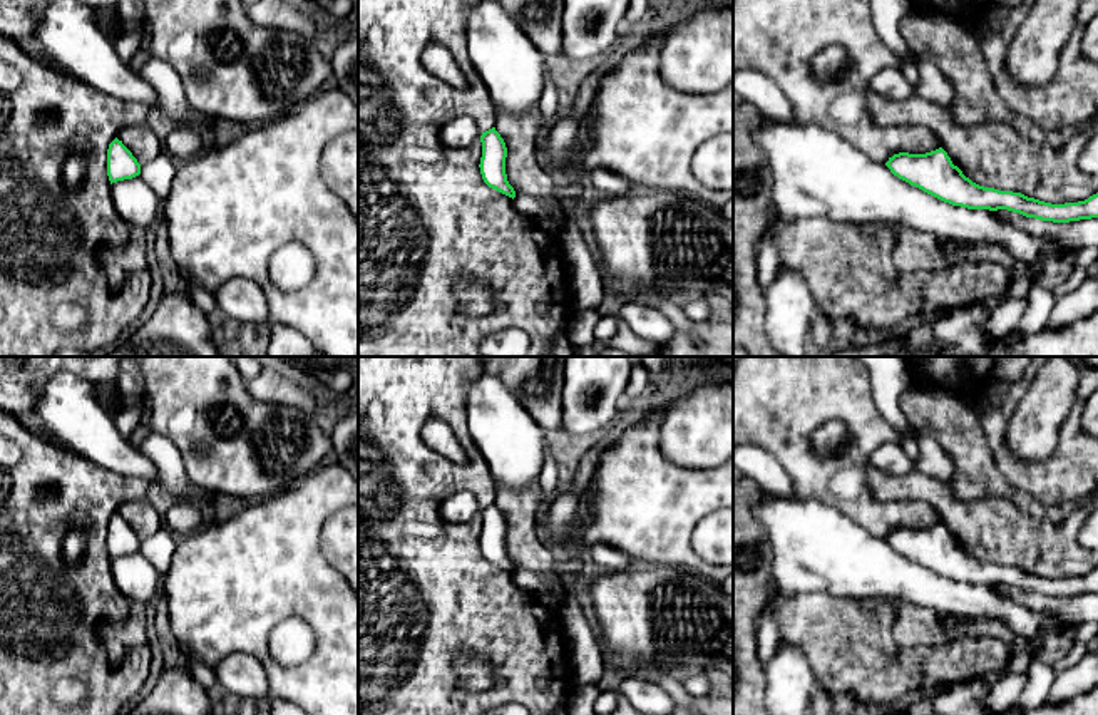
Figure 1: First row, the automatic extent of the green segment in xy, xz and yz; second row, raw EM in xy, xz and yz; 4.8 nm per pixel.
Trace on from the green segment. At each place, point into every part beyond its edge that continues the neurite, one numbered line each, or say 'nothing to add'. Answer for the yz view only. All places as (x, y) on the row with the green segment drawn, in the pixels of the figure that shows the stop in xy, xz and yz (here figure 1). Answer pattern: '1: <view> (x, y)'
nothing to add

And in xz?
1: xz (462, 131)

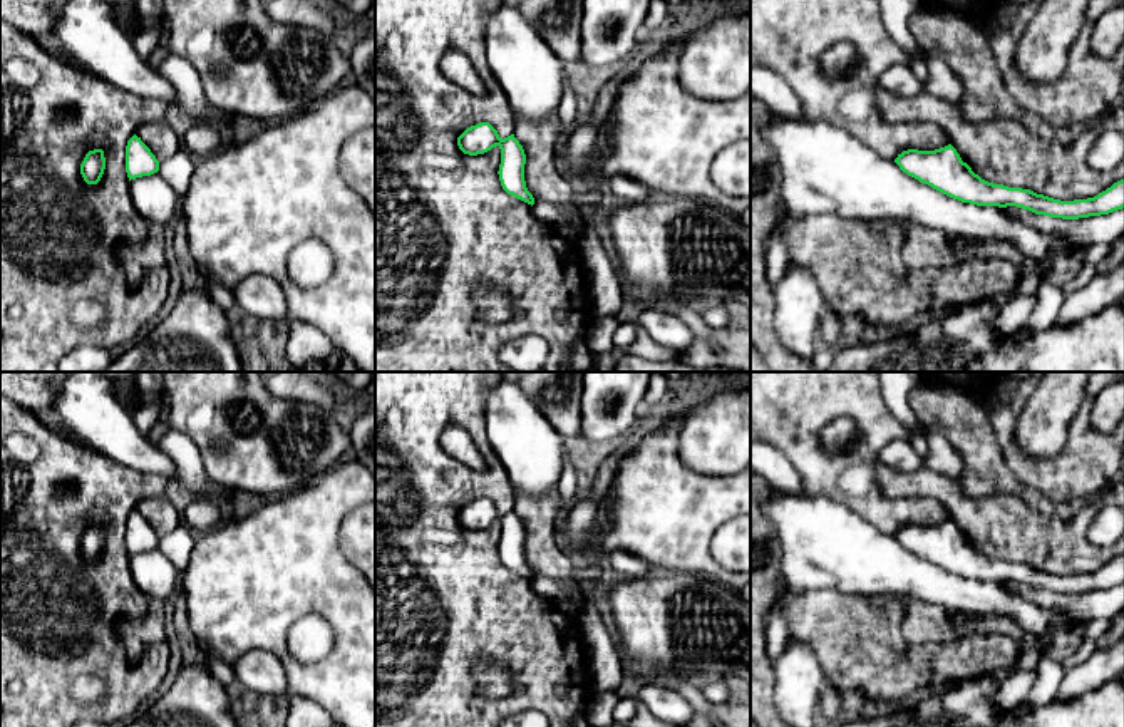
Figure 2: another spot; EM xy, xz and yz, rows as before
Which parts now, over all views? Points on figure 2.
nothing to add

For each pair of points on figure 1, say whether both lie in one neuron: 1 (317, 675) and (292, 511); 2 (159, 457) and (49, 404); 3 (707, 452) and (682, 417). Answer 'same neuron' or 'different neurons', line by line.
1: same neuron
2: different neurons
3: same neuron

